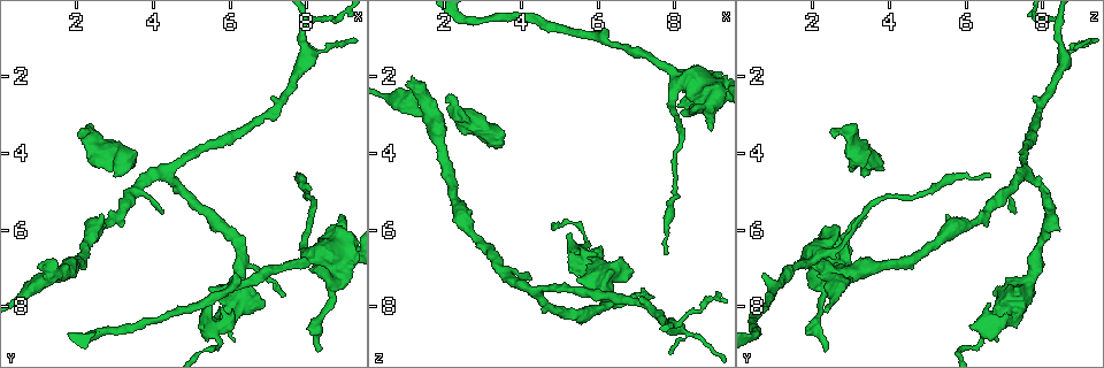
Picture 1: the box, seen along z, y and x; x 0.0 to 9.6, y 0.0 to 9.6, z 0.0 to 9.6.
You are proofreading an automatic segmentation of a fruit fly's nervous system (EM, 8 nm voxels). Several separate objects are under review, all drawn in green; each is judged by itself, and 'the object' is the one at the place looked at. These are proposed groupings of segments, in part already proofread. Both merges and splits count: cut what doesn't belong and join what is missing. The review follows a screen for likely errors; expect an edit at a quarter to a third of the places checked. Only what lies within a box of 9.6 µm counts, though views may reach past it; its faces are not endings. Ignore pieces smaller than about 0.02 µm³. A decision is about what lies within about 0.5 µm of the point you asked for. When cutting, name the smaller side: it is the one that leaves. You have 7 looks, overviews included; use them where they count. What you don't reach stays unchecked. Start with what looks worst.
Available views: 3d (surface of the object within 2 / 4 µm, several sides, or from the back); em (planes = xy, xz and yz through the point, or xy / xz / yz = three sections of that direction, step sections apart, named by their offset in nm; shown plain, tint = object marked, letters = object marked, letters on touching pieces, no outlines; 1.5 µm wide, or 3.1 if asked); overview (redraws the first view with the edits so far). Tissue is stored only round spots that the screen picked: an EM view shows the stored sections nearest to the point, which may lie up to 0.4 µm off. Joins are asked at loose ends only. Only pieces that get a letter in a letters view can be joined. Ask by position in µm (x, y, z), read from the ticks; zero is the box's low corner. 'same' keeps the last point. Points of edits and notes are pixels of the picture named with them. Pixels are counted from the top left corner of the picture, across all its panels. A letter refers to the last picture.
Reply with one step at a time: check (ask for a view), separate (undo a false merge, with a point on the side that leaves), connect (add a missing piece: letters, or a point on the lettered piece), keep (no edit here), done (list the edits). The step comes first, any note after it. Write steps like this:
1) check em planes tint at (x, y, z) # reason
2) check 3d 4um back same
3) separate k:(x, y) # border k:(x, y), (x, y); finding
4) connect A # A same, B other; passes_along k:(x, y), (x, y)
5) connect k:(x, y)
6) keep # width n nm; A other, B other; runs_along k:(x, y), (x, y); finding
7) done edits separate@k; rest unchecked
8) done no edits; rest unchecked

check 3d 4um at (7.80, 4.60, 6.60) # end of a long branch

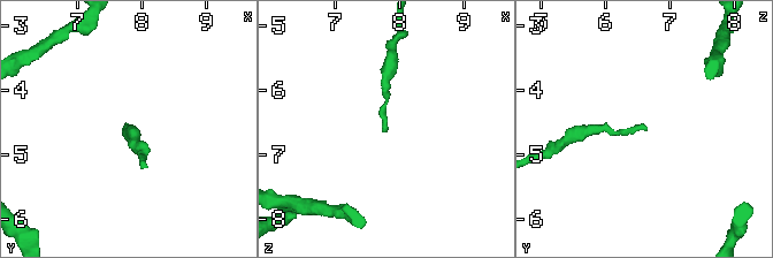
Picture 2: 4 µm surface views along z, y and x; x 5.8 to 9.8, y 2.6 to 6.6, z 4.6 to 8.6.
check em planes letters at (7.80, 4.60, 6.60)

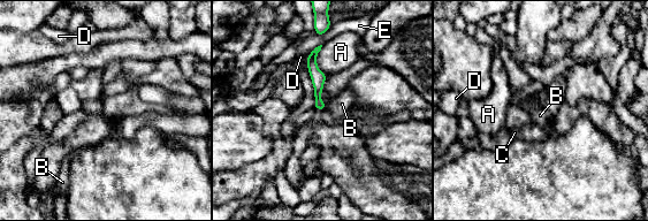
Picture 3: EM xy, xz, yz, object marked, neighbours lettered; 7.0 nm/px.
keep # width 100 nm; A other, B other, C other, D other, E other; none of them fits

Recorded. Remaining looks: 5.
check em xy step 8 letters at (2.10, 3.35, 2.50) # branch stops here

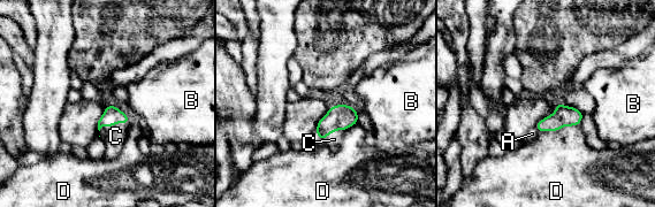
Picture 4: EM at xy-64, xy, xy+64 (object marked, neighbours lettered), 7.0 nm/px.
connect C # A other, B other, C same, D other; it goes on there

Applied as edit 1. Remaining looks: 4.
check em yz step 8 tint at (1.15, 6.90, 2.05) # stops while still wide

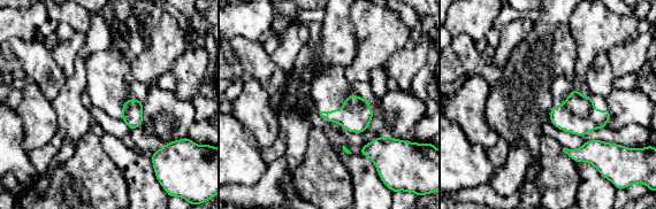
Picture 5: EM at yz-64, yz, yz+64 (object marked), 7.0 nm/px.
check em planes letters same

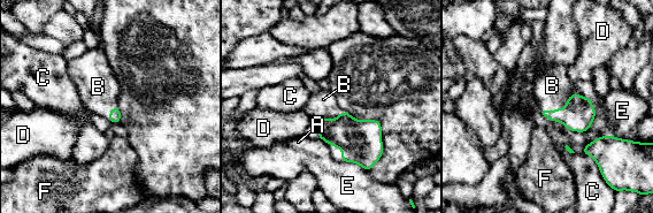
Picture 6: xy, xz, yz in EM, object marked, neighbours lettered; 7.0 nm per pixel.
connect B # longest_contact B 280 nm; A other, B same, C other, D other, E other, F other; passes_along 6:(578, 113), (560, 108), (552, 85); it goes on there

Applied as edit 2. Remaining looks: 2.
done edits connect@4, connect@6; rest unchecked

